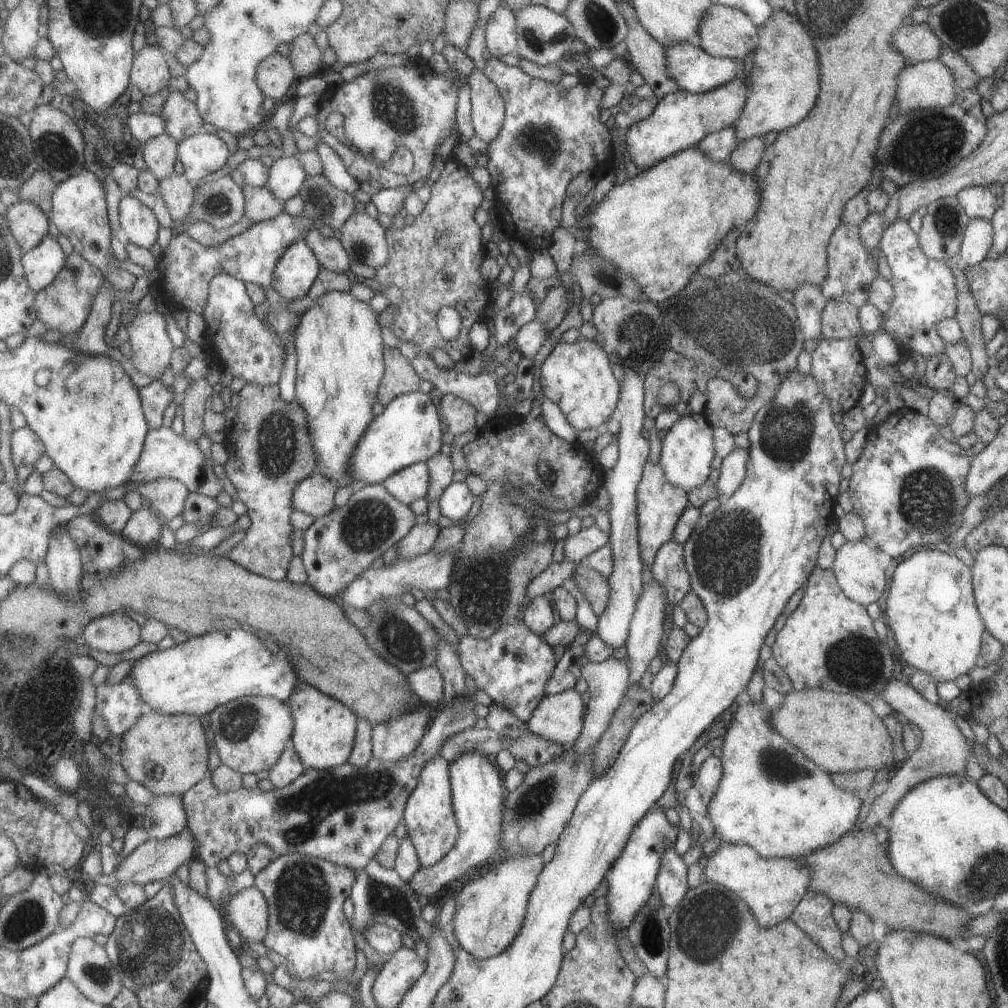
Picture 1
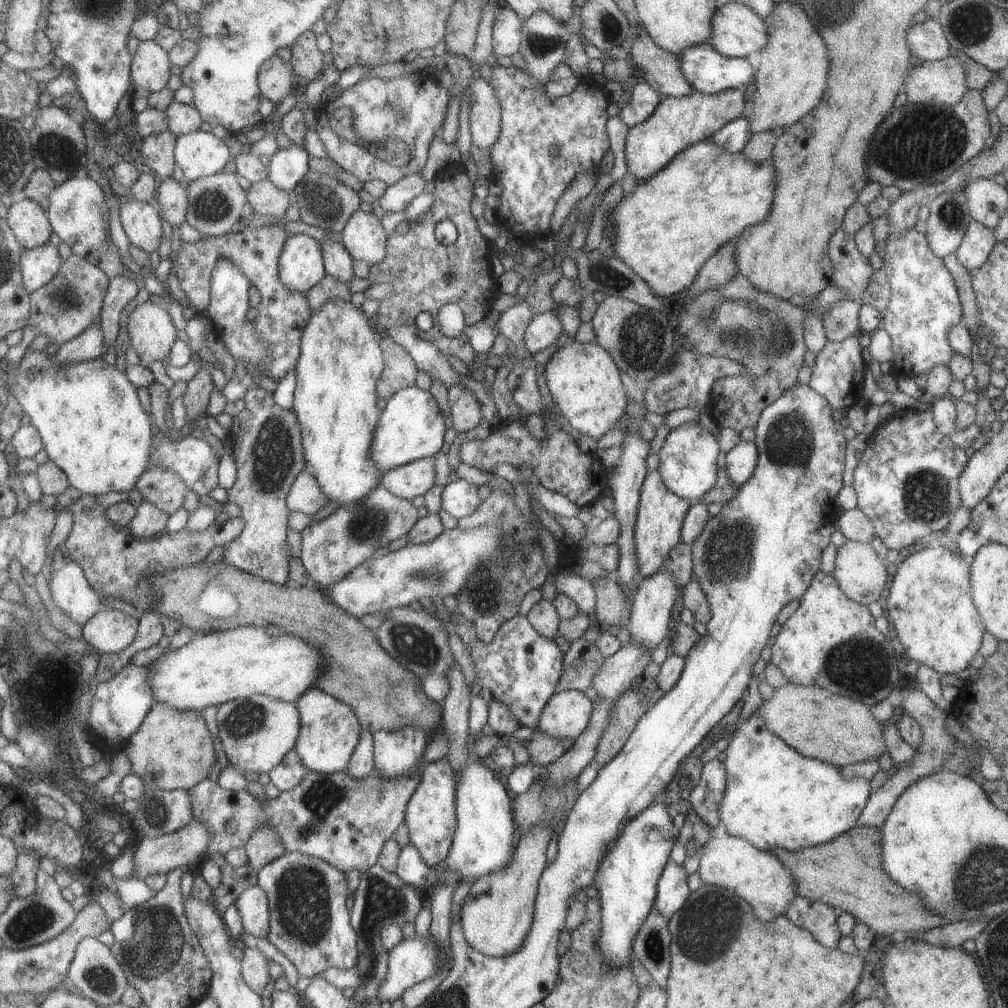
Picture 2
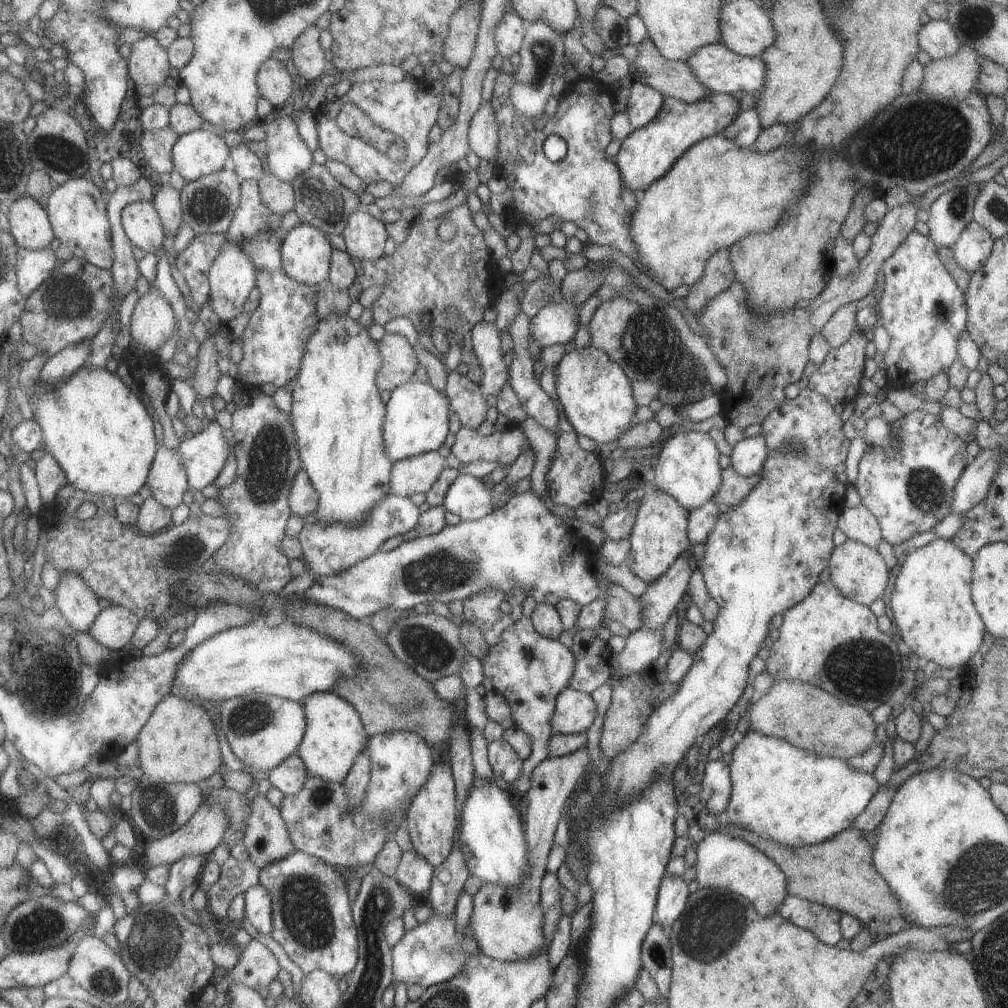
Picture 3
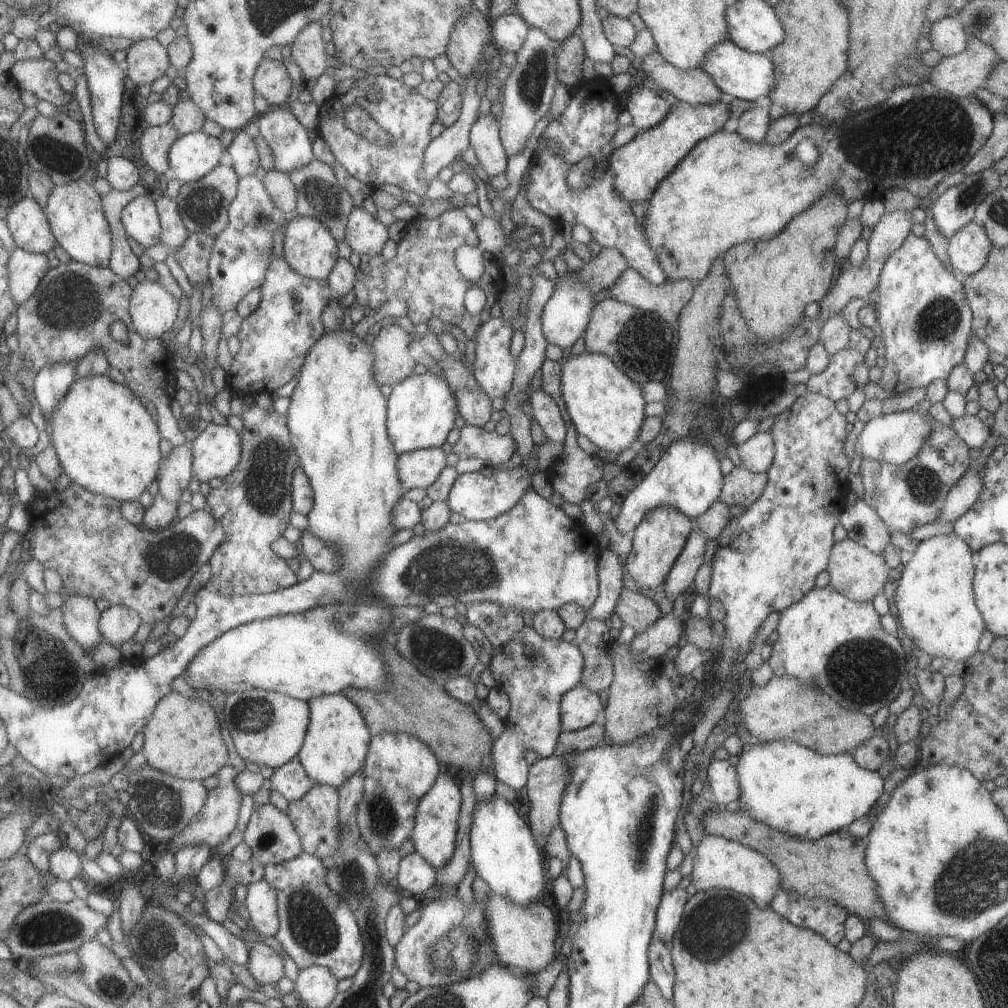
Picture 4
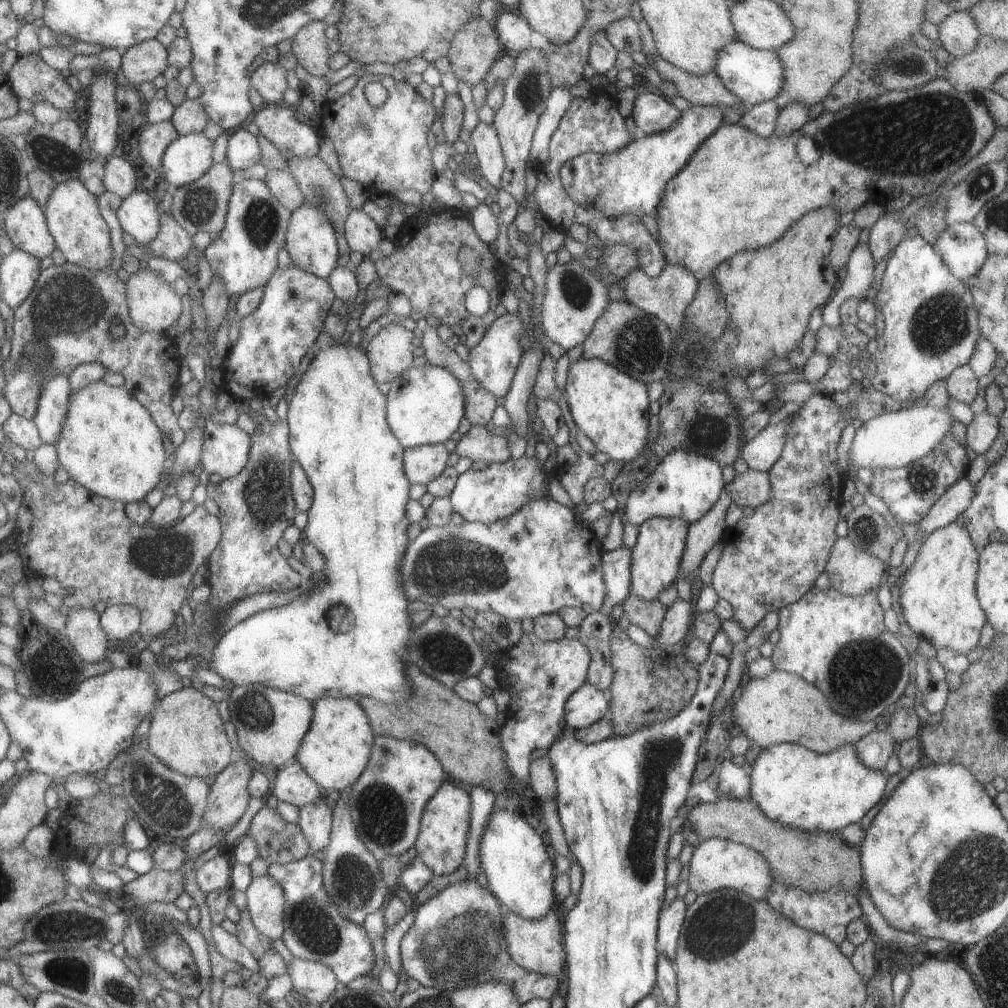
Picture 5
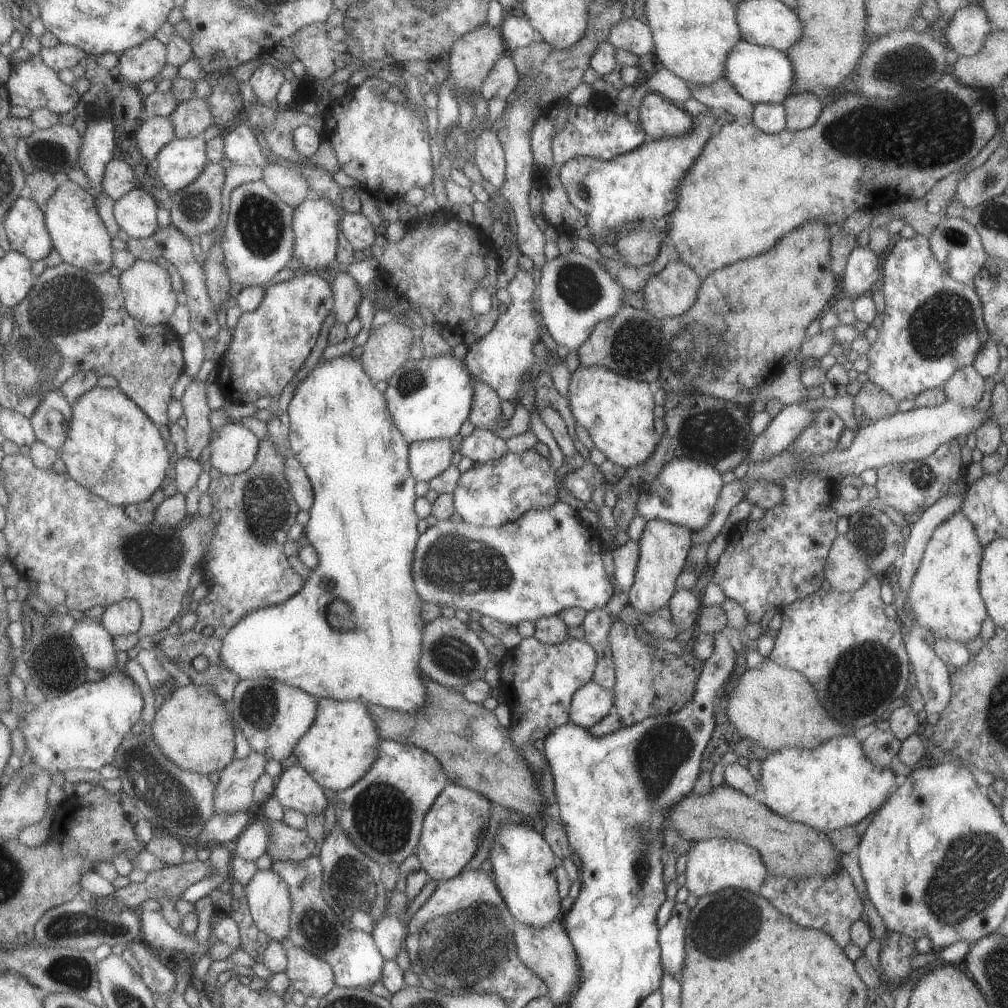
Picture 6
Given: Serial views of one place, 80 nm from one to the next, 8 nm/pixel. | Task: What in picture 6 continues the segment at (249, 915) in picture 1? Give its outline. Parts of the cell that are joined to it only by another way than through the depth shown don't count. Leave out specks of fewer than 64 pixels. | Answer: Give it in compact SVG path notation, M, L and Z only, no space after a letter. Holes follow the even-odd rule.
M271 868L257 870L245 887L244 897L255 927L270 940L280 942L290 933L289 888L277 872Z

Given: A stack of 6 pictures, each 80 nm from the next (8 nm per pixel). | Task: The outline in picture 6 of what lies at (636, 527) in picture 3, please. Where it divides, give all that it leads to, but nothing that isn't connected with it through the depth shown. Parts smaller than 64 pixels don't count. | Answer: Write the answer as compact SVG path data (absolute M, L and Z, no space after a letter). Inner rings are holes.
M651 519L645 522L638 542L639 554L634 582L628 591L628 604L636 614L655 614L659 612L659 608L668 608L667 604L675 593L676 578L682 572L692 546L691 534L683 526Z

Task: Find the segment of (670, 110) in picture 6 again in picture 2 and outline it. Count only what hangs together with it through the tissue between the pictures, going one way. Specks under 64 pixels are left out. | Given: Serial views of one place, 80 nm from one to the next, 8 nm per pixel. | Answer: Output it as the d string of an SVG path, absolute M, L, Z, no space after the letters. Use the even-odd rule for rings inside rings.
M641 82L632 86L631 101L627 101L617 113L619 120L627 126L643 122L656 109L662 99L647 83Z

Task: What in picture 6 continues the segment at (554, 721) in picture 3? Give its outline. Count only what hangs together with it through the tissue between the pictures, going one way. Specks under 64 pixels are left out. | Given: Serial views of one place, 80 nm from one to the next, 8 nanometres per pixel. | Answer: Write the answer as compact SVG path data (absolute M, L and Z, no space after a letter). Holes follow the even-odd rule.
M587 682L572 695L569 721L581 728L590 728L610 713L613 706L613 694L597 682Z

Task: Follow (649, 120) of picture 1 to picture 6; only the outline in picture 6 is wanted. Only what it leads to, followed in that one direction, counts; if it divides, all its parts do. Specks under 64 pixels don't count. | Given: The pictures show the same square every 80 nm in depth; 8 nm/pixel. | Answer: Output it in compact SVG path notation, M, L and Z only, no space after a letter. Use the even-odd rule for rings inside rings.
M715 111L693 117L693 130L679 138L647 139L639 148L607 160L575 156L561 166L559 181L571 205L585 218L596 246L605 243L609 232L621 230L628 221L666 218L675 210L680 182L704 149L716 117Z

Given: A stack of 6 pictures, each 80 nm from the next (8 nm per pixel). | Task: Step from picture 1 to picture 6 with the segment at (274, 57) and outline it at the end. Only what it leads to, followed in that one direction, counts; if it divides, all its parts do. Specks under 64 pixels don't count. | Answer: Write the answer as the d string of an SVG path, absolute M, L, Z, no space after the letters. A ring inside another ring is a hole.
M259 64L249 77L248 83L254 98L260 104L270 106L274 105L275 95L279 92L284 81L282 70L270 65Z

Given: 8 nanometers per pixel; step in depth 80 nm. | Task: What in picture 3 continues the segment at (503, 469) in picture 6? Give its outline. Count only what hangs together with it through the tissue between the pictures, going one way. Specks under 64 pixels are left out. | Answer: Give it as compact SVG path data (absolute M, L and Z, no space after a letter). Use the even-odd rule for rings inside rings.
M459 474L448 486L442 505L447 512L456 514L461 521L474 521L494 510L491 503L491 483L471 475Z

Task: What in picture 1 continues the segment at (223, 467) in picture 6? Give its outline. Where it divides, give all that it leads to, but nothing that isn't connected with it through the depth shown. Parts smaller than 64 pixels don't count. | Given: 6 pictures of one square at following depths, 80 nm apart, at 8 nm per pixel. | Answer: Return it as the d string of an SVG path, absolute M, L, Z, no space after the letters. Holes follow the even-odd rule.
M170 427L151 429L142 456L139 457L130 481L133 483L150 483L159 479L177 479L183 481L191 493L199 493L213 498L223 494L223 482L217 478L213 470L212 461L205 460L197 442L187 440L183 435L177 434Z

